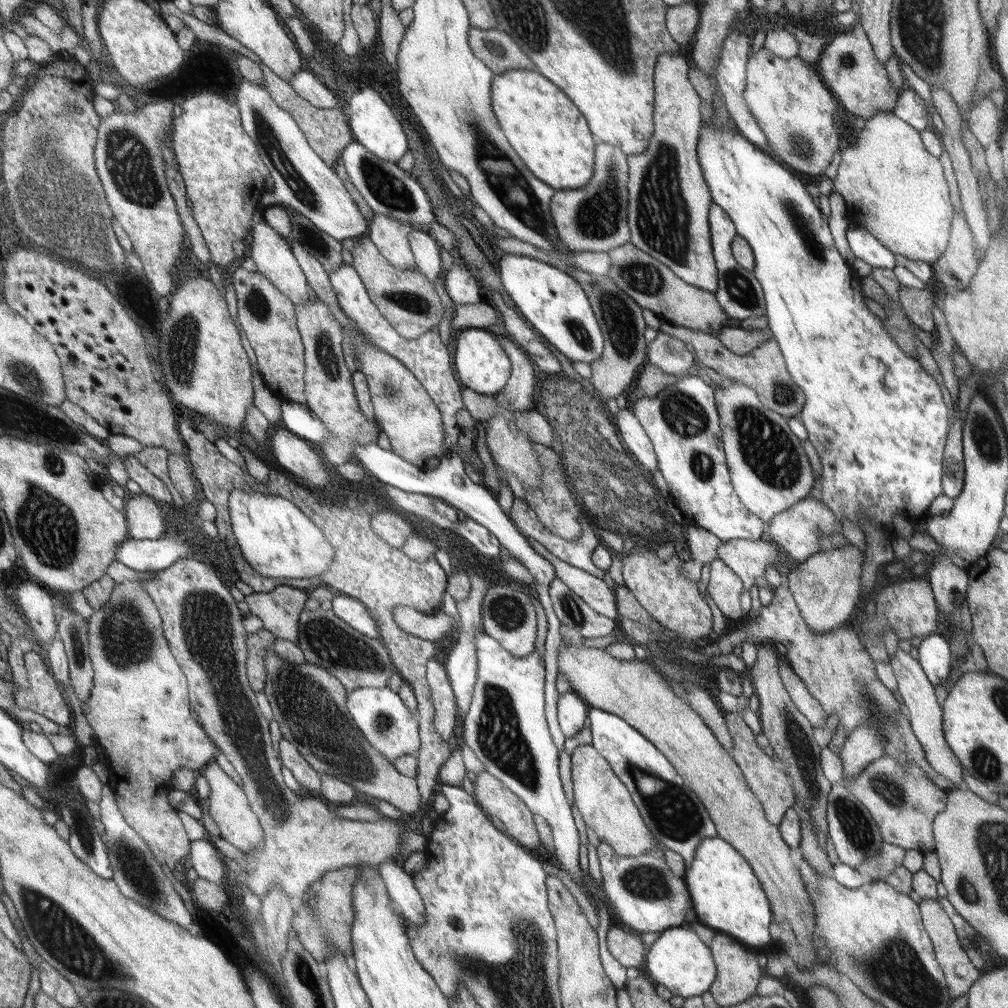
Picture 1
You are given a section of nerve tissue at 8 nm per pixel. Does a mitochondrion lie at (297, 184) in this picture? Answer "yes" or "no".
yes

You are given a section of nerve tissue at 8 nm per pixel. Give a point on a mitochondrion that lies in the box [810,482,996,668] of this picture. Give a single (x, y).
(955, 596)

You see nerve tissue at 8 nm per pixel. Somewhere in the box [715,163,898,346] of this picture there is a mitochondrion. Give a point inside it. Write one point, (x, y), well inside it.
(812, 245)

